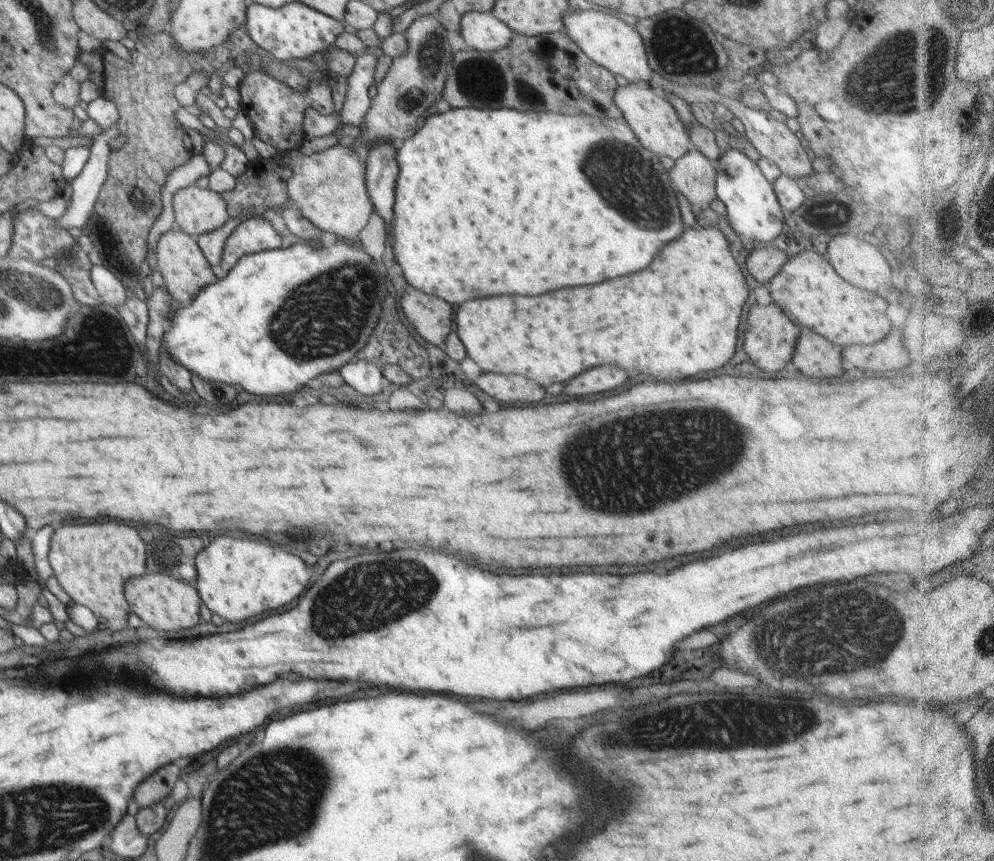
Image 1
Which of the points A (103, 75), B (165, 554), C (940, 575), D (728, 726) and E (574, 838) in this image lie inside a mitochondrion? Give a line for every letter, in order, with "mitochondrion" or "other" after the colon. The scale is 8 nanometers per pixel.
A: other
B: mitochondrion
C: other
D: mitochondrion
E: other

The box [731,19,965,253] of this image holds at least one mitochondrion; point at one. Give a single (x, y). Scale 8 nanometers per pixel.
(880, 82)

